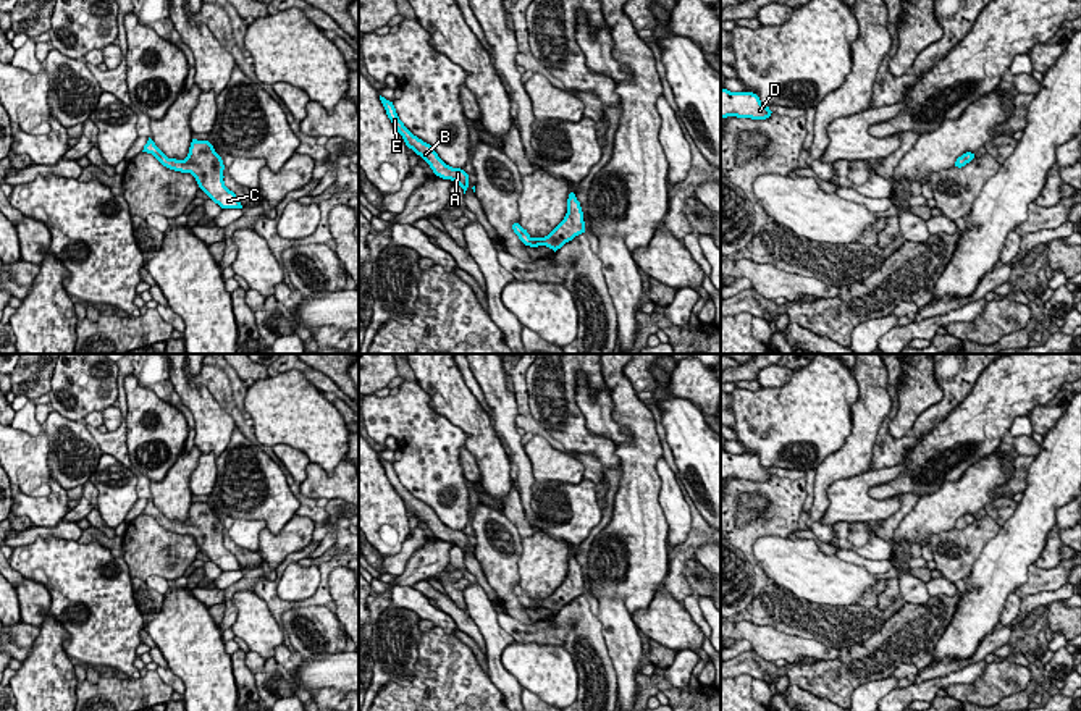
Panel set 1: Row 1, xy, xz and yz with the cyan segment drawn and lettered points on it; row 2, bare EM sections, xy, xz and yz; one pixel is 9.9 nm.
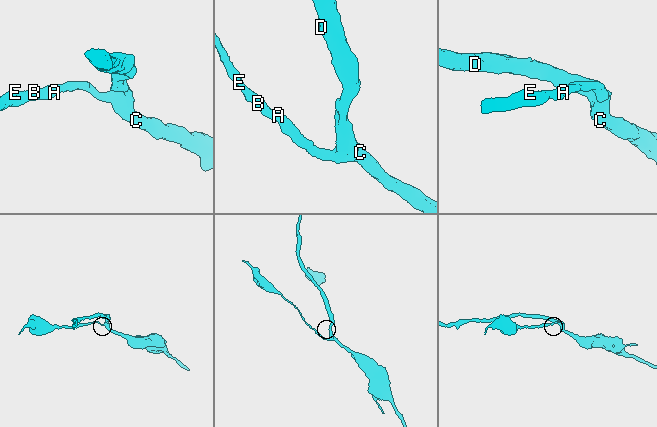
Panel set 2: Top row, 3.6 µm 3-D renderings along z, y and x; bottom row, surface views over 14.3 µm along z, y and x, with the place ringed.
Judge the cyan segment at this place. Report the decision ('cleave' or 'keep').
keep

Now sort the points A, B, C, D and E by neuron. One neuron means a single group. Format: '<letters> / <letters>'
A B C D E

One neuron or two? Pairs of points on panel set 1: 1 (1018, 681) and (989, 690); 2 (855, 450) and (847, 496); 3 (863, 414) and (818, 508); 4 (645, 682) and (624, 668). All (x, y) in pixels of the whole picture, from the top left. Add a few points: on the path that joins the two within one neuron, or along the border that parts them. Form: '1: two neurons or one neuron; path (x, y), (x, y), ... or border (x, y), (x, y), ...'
1: one neuron; path (1012, 681), (999, 681), (996, 684)
2: two neurons; border (868, 469), (837, 479), (829, 487), (828, 508)
3: one neuron; path (863, 437), (821, 485)
4: two neurons; border (639, 669), (635, 694)

